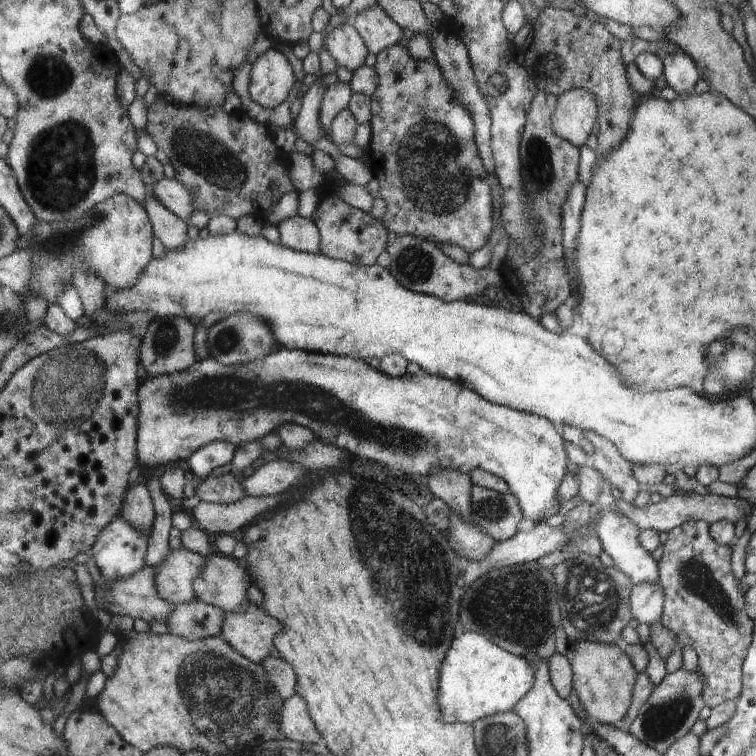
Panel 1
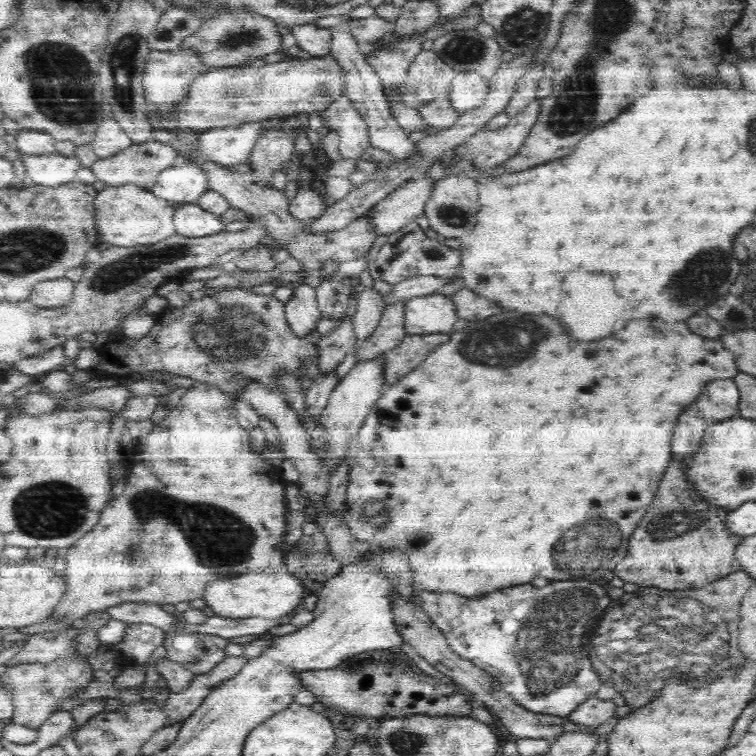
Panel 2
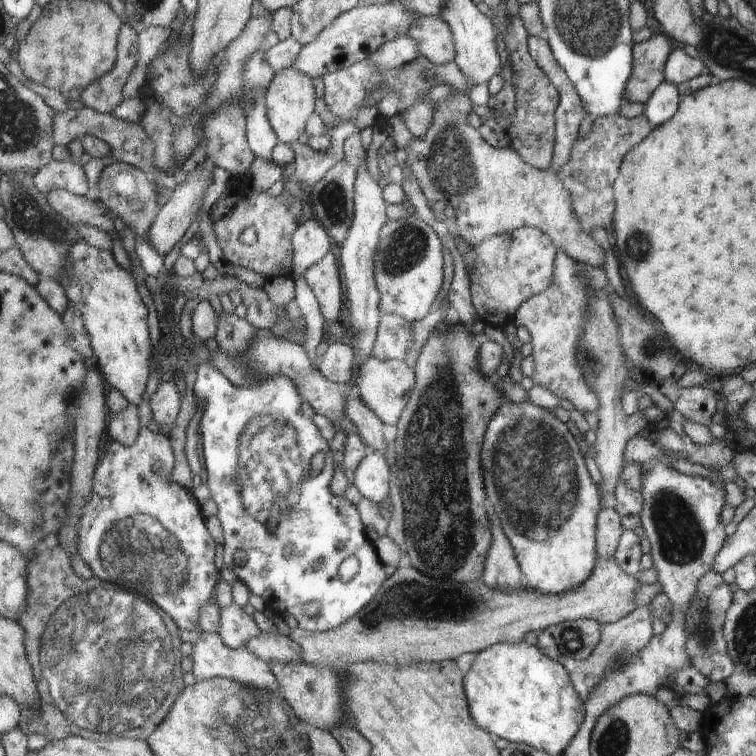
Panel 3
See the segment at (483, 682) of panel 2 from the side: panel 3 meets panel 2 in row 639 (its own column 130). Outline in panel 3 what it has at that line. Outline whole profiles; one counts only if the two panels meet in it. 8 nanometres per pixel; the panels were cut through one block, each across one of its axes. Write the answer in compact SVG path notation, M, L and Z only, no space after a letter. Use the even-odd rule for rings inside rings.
M129 404L125 410L111 414L107 429L110 436L121 444L127 446L136 444L140 439L142 429L139 406Z

